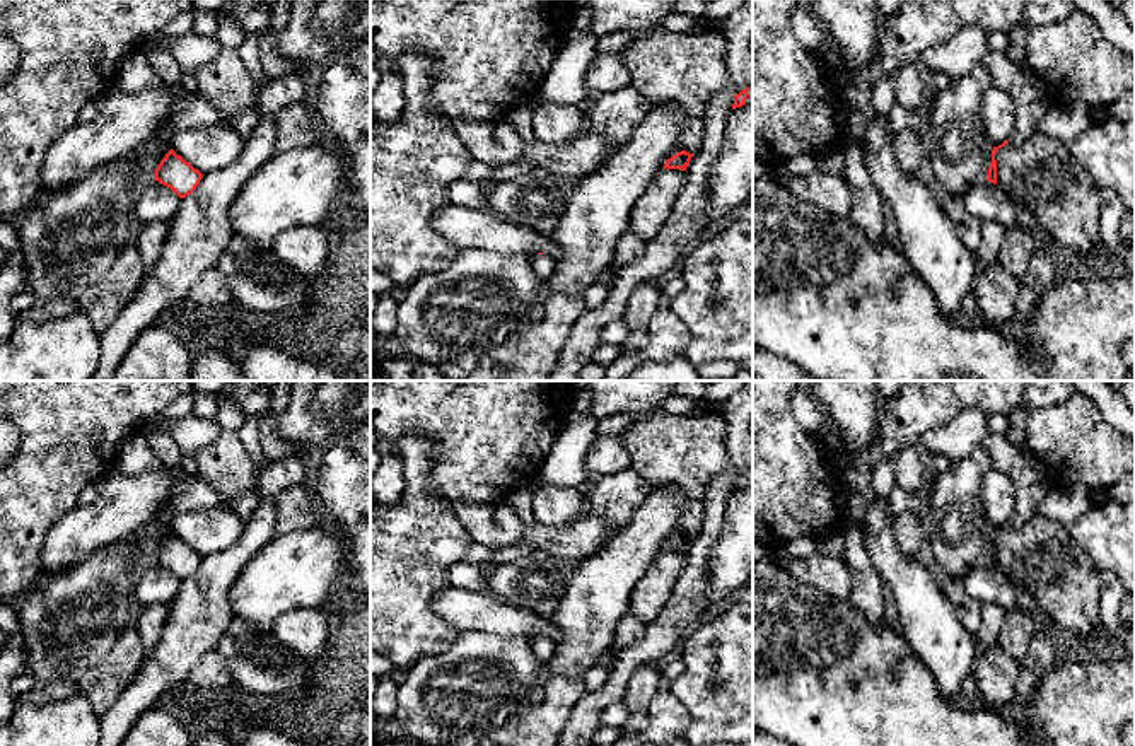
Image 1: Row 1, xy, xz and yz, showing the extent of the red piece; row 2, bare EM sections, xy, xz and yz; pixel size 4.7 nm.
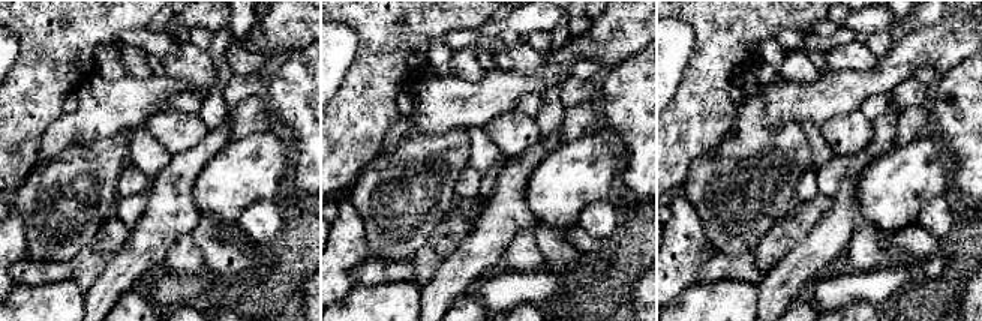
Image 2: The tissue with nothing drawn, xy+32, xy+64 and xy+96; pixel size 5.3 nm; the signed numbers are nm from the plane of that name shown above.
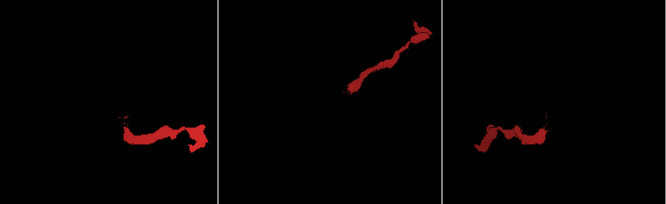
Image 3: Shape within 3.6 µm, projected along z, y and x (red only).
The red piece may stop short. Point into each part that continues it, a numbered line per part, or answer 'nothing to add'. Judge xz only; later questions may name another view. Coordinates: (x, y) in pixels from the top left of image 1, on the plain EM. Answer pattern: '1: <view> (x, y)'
1: xz (543, 647)

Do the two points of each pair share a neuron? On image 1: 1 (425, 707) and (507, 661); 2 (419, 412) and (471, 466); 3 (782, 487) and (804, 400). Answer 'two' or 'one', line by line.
1: one
2: one
3: two

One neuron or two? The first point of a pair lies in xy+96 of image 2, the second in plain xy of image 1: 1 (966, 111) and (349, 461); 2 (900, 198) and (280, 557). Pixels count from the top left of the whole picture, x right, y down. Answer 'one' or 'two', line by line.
1: one
2: one

